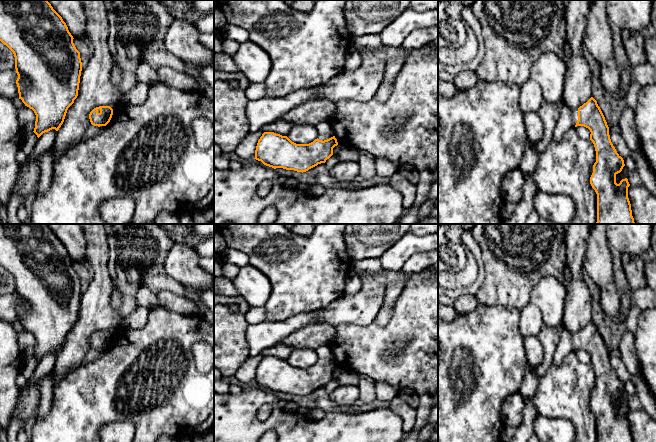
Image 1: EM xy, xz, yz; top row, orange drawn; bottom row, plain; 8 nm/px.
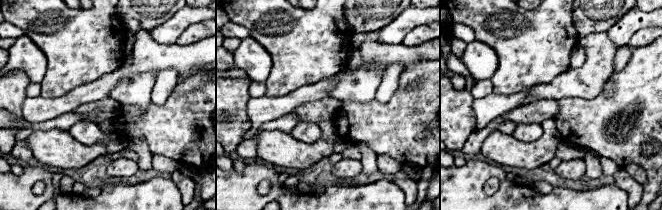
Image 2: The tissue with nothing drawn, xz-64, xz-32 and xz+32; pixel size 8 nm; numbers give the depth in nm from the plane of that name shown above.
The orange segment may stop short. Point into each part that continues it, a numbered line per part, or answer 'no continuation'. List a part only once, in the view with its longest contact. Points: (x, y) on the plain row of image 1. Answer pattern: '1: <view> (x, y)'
1: yz (568, 341)

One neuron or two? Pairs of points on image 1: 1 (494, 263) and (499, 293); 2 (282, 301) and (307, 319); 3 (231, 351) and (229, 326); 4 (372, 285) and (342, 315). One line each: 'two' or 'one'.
1: one
2: two
3: one
4: one

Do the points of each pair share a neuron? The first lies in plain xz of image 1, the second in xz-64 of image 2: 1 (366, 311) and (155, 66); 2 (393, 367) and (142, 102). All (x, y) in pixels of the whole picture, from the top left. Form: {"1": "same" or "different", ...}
{"1": "different", "2": "different"}

